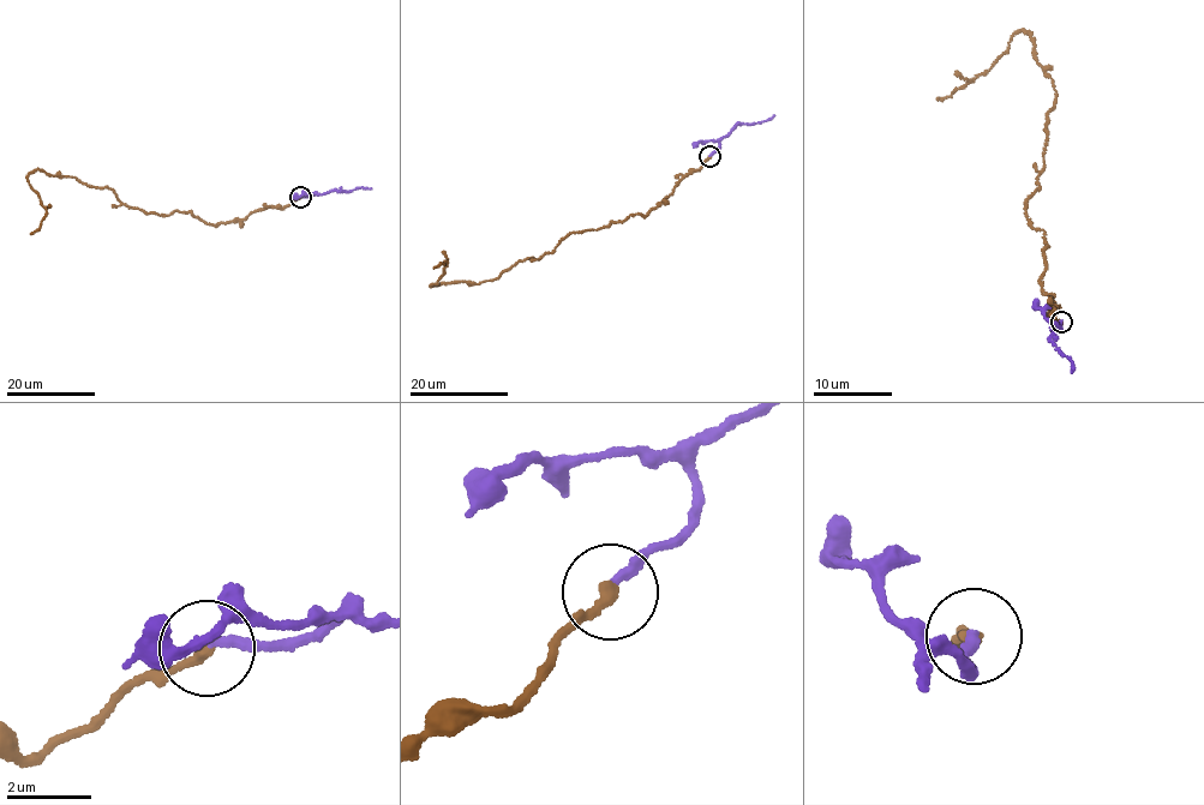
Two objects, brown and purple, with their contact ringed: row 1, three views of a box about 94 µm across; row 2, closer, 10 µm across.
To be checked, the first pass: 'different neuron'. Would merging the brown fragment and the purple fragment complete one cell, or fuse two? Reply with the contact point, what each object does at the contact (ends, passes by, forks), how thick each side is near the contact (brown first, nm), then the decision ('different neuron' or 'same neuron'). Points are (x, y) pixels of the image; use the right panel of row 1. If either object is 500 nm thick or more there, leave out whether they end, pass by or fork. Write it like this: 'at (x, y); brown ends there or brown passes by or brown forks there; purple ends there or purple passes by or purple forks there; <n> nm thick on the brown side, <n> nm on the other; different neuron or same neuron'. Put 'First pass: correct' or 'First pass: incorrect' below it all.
at (1061, 322); brown ends there; purple ends there; 260 nm thick on the brown side, 220 nm on the other; same neuron
First pass: incorrect

